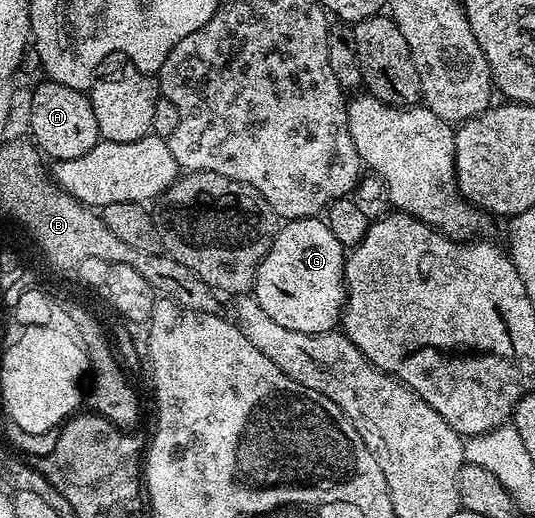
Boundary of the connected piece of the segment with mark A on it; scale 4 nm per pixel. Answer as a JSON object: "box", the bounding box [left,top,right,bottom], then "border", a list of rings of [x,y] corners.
{"box":[29,80,102,162],"border":[[[41,80],[29,98],[29,130],[33,133],[31,138],[37,149],[46,159],[53,158],[57,162],[75,160],[91,152],[91,148],[95,148],[102,141],[88,93],[48,80]]]}

